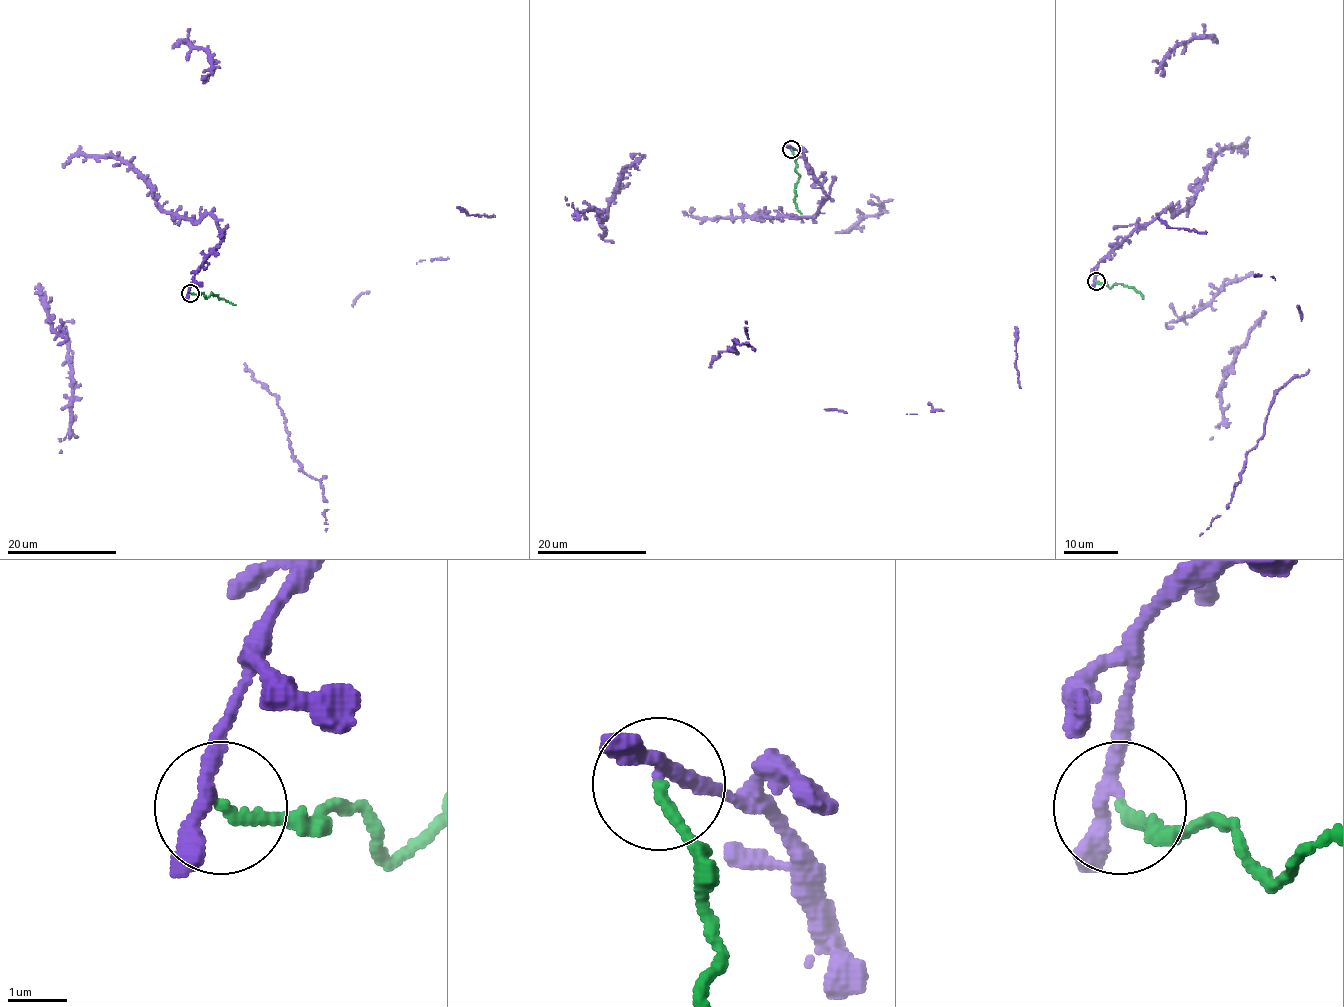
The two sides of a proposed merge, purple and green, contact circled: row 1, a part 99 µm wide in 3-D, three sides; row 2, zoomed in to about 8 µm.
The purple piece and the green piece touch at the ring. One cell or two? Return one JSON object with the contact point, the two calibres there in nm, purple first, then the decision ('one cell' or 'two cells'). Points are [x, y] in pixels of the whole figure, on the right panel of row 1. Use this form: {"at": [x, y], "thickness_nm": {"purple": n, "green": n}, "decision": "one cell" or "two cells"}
{"at": [1096, 281], "thickness_nm": {"purple": 200, "green": 190}, "decision": "two cells"}

